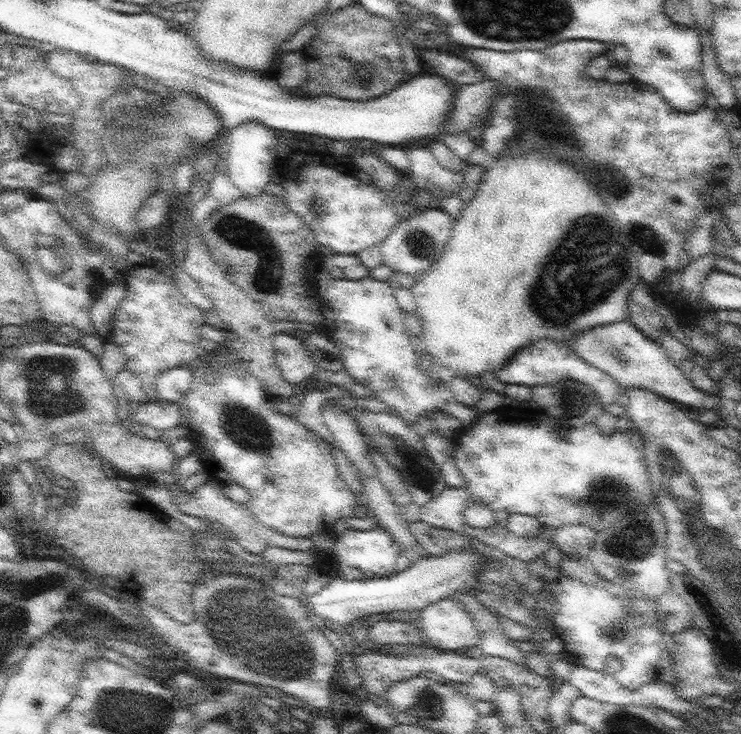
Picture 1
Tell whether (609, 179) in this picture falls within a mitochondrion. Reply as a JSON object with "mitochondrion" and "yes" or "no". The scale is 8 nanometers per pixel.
{"mitochondrion":"yes"}

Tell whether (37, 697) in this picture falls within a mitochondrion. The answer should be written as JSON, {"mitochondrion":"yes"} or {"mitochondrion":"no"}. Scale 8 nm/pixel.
{"mitochondrion":"yes"}

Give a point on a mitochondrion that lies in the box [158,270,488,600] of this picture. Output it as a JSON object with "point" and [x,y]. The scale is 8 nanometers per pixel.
{"point":[247,428]}

